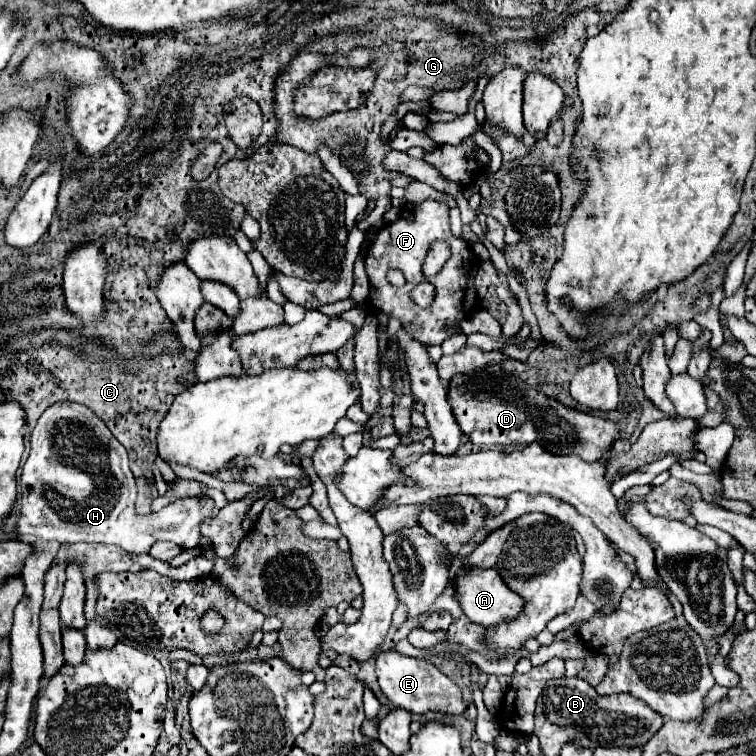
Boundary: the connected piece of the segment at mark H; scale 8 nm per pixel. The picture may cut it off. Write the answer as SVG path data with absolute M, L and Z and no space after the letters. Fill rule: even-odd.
M57 402L53 406L49 406L43 416L39 418L37 426L33 428L31 432L31 450L29 450L29 456L23 464L23 472L21 472L21 478L19 482L23 484L23 500L21 500L21 518L17 522L17 530L19 534L23 536L39 536L43 540L57 540L59 544L75 544L75 542L103 542L103 544L115 544L119 548L123 548L131 554L146 554L149 552L151 544L155 542L169 541L175 542L177 546L181 546L183 549L195 548L199 544L199 538L201 538L201 522L205 518L213 518L213 512L215 512L215 502L211 498L183 498L183 500L175 500L171 502L169 506L163 508L163 512L155 512L155 514L149 514L149 516L137 516L135 514L135 478L129 470L129 464L127 464L127 450L119 444L117 438L113 438L113 434L109 432L109 428L103 424L101 418L97 418L87 406L81 406L81 404L75 404L75 402Z

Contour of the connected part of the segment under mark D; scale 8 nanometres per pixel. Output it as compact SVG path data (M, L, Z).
M499 366L493 374L473 372L457 374L449 382L449 402L461 430L479 446L509 446L539 442L553 454L581 456L587 462L595 462L607 456L613 440L617 438L617 426L599 416L567 408L561 402L545 396L543 392L527 386L515 376L503 374Z

